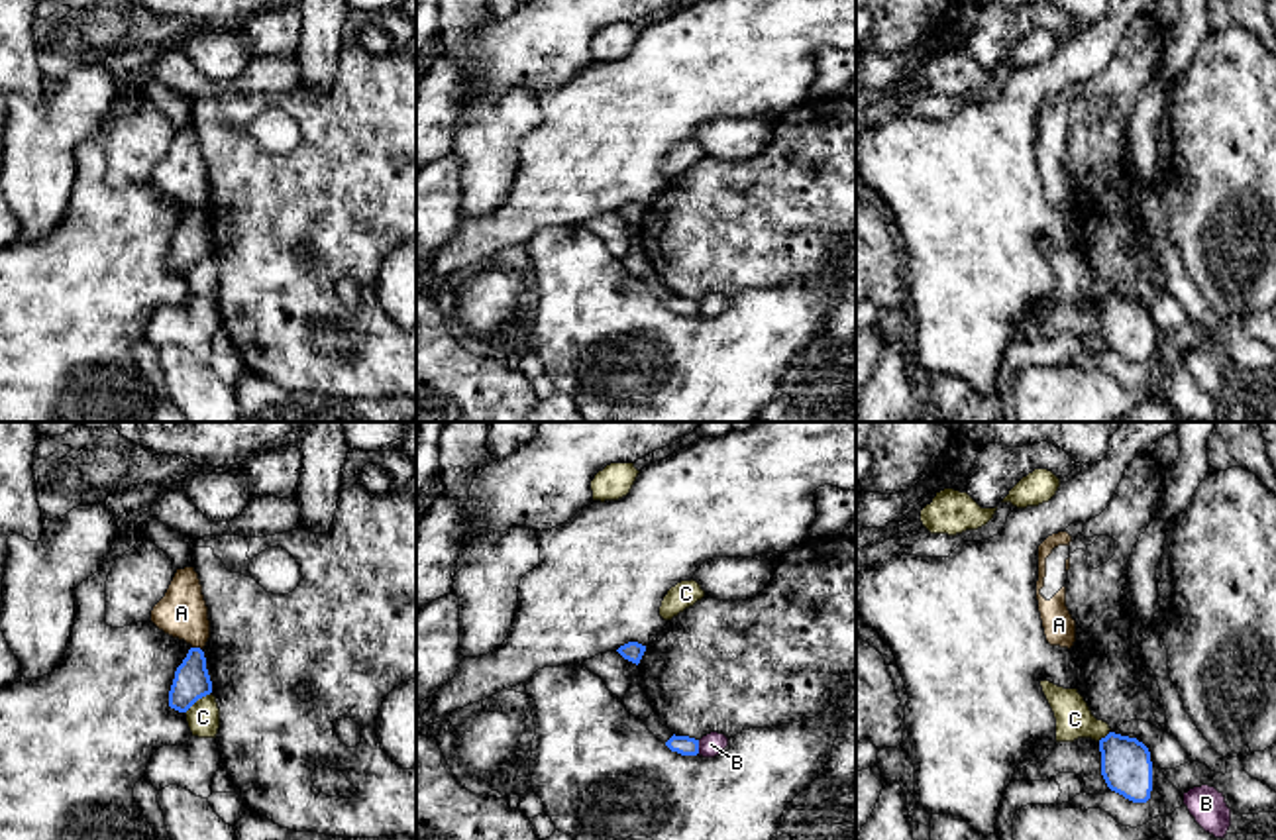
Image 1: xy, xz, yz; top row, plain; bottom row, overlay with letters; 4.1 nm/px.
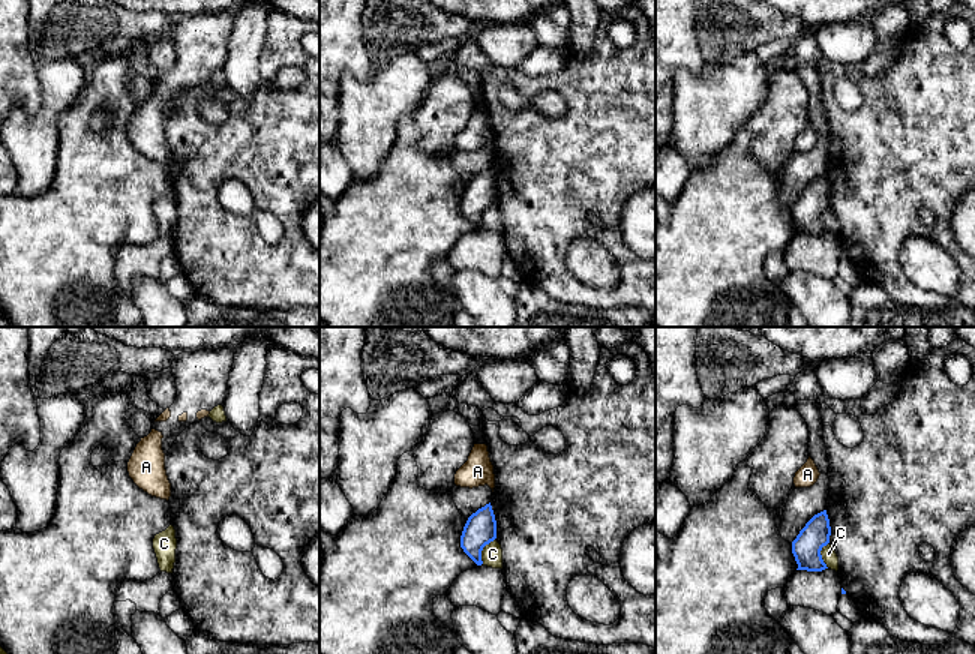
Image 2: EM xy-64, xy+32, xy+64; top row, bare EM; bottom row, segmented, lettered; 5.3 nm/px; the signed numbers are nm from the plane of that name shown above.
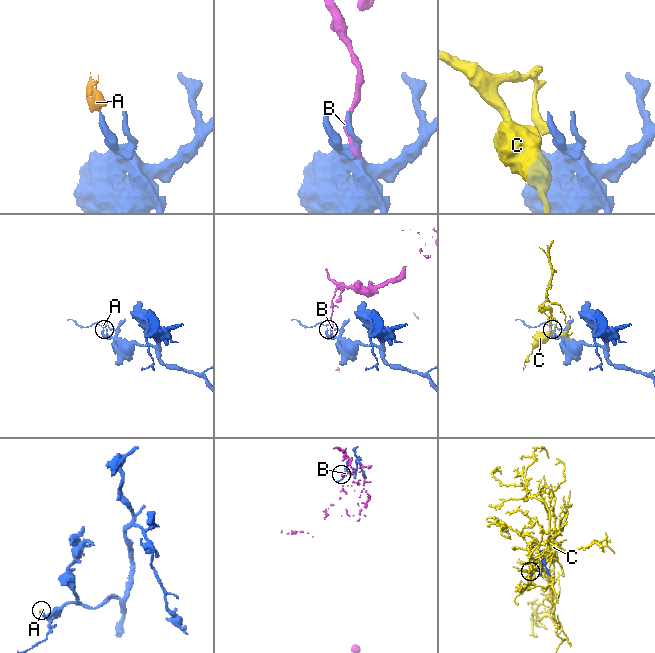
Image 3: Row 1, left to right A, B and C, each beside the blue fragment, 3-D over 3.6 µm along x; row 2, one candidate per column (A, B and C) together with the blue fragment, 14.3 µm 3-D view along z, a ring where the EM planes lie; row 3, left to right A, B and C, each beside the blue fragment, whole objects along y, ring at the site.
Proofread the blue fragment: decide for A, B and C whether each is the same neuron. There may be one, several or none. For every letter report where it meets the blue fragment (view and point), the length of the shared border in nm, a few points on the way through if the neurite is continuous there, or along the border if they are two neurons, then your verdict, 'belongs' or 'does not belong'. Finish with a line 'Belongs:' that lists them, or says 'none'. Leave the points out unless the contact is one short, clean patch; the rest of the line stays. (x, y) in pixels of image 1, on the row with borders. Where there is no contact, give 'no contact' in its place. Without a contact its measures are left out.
A: contact xy (197, 648); length 40 nm; border xy (193, 646), (201, 650); does not belong
B: contact xz (697, 746); length 60 nm; border xz (697, 740), (699, 752); does not belong
C: contact xy (197, 699); length 140 nm; border xy (211, 691), (185, 713); does not belong
Belongs: none

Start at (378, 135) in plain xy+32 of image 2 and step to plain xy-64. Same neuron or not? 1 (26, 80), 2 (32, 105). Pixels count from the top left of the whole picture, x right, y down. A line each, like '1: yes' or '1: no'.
1: no
2: no

